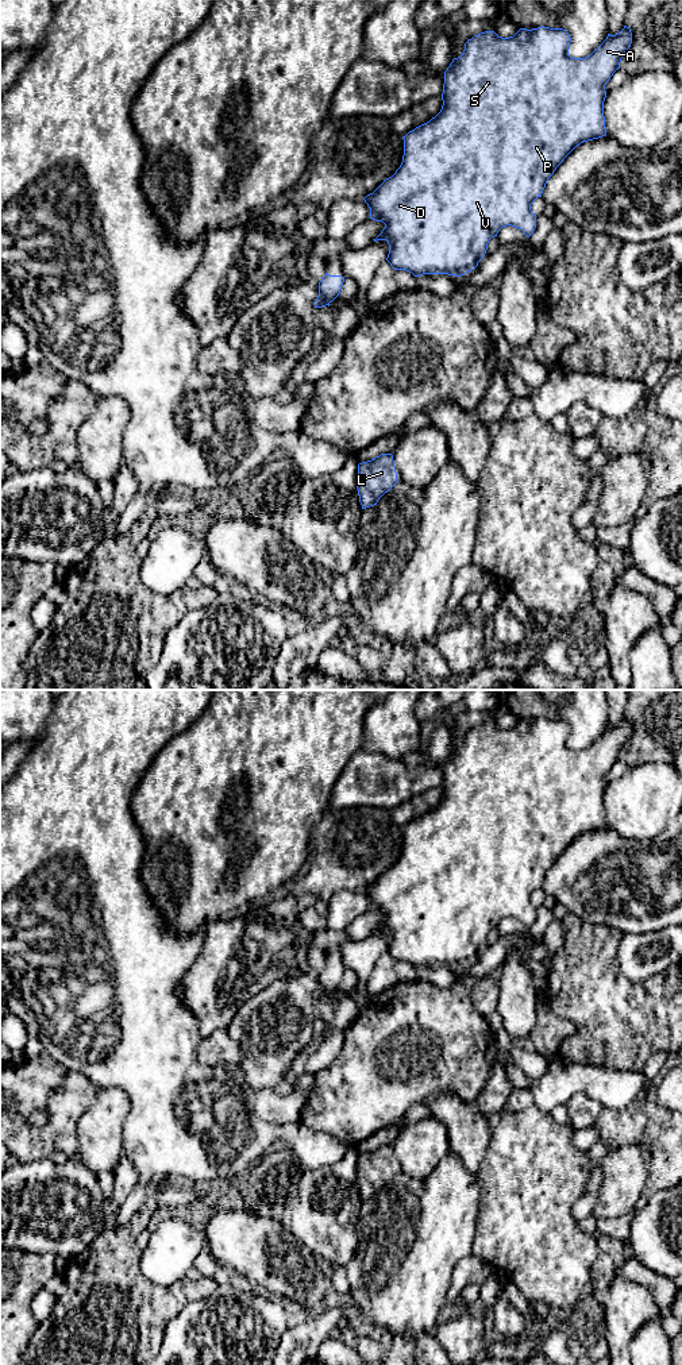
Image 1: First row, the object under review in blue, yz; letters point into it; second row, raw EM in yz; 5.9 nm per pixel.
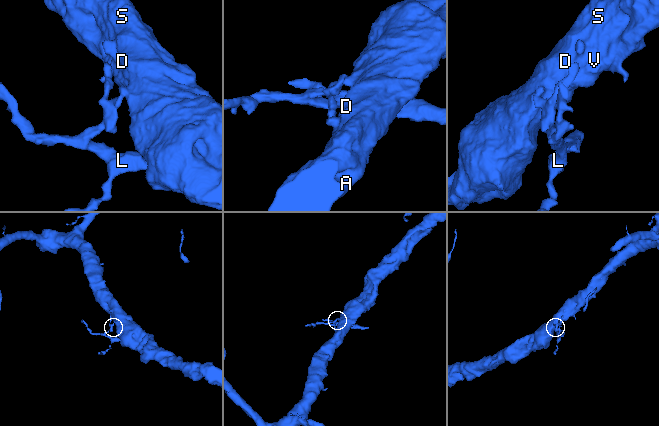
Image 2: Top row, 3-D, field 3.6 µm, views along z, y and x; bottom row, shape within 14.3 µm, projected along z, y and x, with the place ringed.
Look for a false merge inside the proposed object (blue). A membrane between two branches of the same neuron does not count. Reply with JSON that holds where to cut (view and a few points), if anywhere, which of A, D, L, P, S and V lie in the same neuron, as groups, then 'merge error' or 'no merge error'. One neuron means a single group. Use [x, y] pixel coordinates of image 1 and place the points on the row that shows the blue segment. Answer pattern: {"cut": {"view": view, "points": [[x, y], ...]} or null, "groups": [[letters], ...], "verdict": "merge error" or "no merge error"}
{"cut": {"view": "yz", "points": [[319, 293], [328, 303]]}, "groups": [["A", "D", "P", "S", "V"], ["L"]], "verdict": "merge error"}

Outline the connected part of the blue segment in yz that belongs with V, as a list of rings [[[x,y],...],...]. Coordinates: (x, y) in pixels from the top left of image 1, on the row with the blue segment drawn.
[[[542,26],[520,28],[509,38],[485,31],[465,43],[462,55],[454,58],[444,72],[440,112],[402,136],[404,155],[400,167],[363,198],[370,208],[370,219],[385,224],[374,242],[388,242],[386,261],[394,270],[406,270],[415,277],[461,277],[478,266],[489,240],[502,227],[516,227],[527,238],[533,234],[536,215],[531,211],[531,204],[542,197],[548,178],[577,146],[606,135],[605,85],[620,69],[621,58],[631,47],[632,32],[624,26],[619,34],[608,34],[585,58],[569,55],[570,42],[566,30]]]

